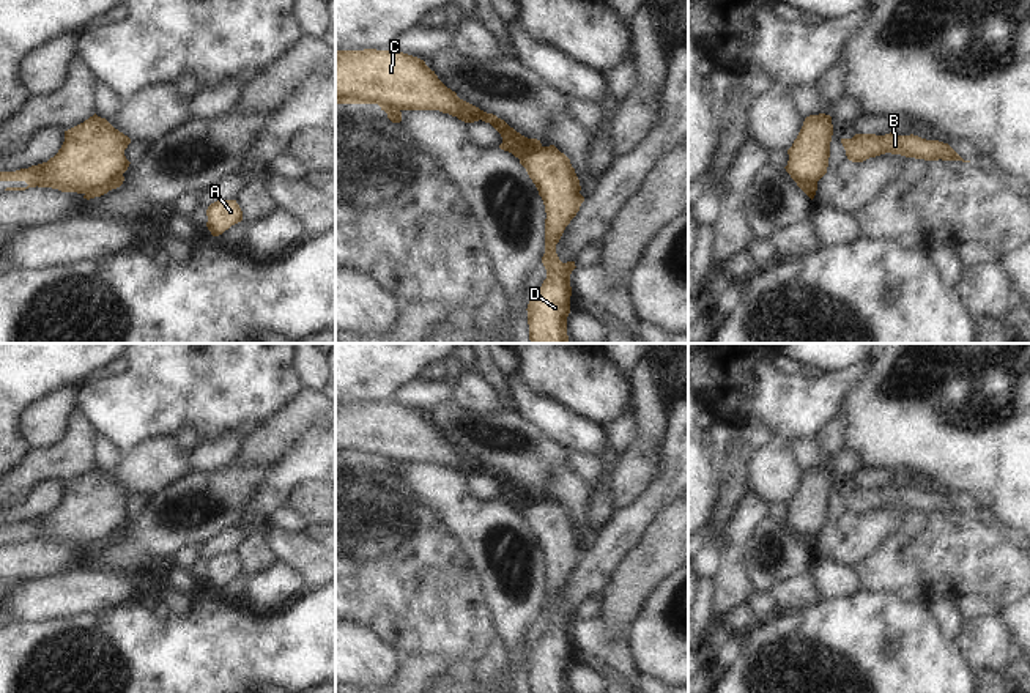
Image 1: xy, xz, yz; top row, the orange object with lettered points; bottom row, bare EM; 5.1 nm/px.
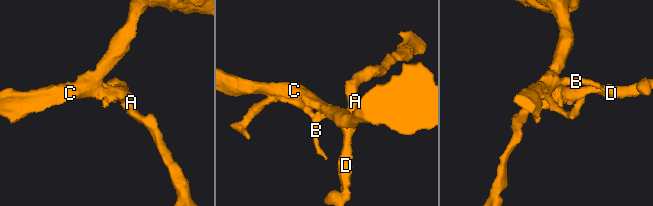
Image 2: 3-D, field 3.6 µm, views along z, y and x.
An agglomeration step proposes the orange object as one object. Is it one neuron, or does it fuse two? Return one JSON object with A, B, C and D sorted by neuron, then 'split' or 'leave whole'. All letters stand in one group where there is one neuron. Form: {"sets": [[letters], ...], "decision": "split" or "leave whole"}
{"sets": [["A", "B", "D"], ["C"]], "decision": "split"}

